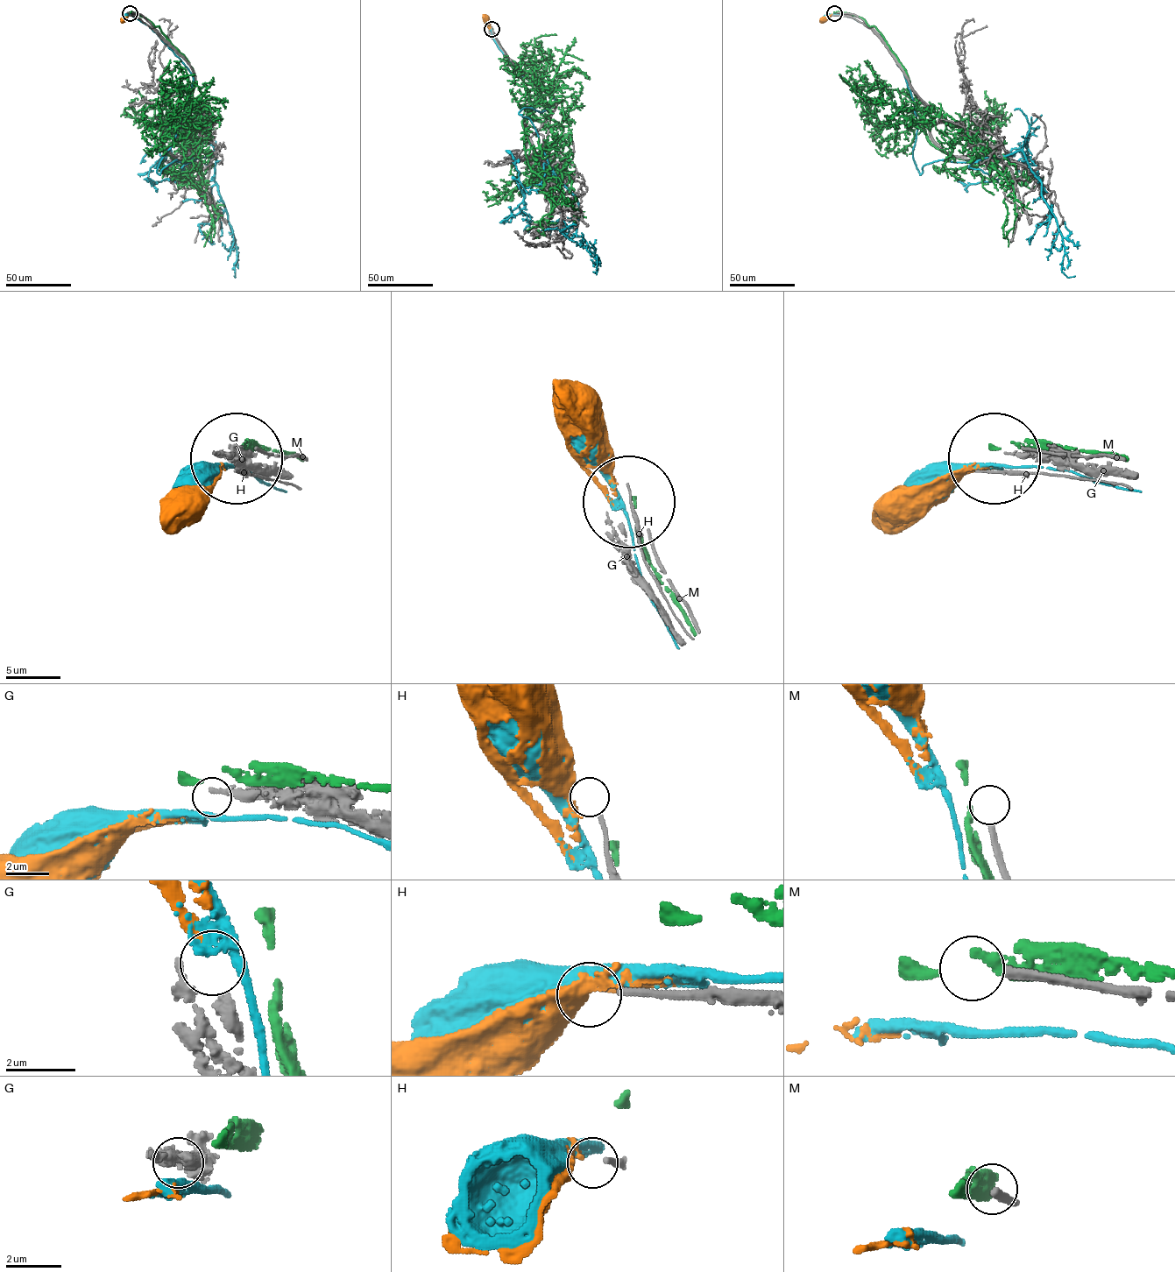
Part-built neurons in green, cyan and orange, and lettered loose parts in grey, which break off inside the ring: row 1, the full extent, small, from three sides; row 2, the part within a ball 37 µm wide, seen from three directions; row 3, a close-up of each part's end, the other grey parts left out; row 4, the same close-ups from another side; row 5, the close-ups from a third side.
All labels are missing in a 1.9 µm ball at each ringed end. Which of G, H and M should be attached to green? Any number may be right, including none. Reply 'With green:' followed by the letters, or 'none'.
With green: none

